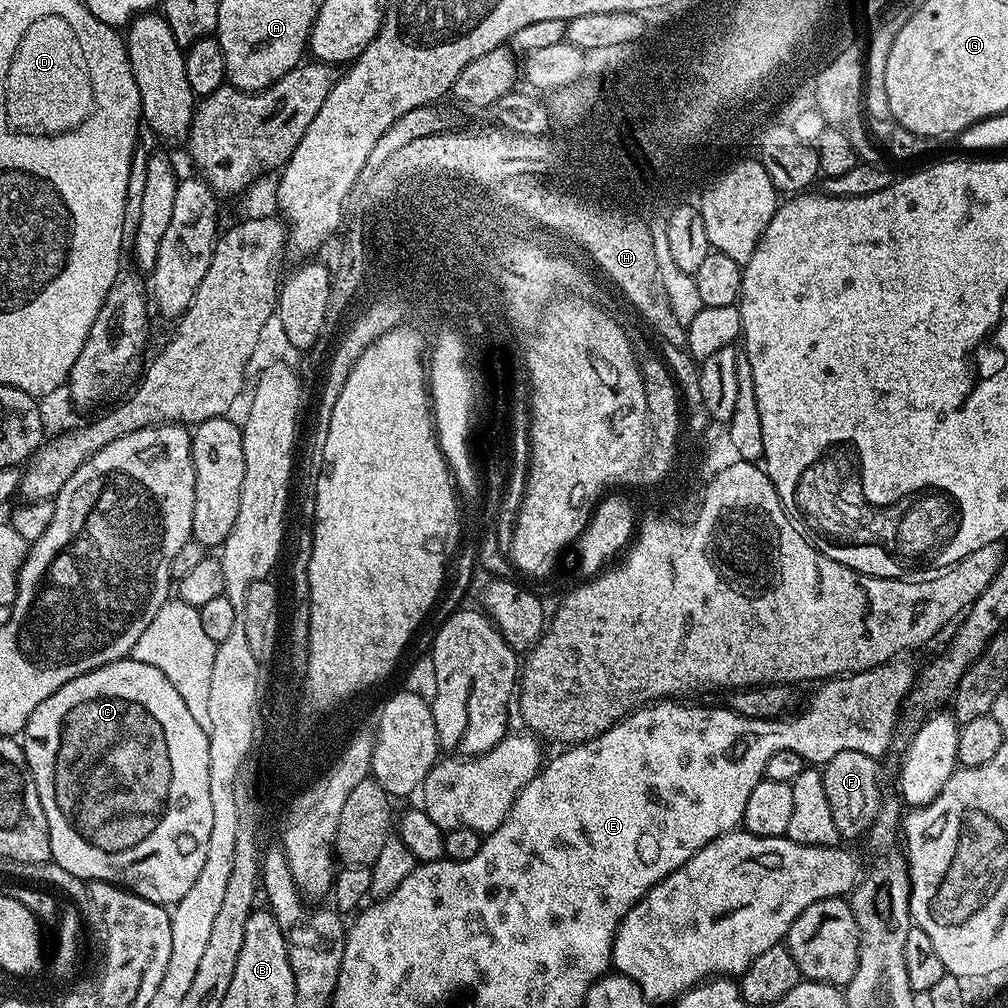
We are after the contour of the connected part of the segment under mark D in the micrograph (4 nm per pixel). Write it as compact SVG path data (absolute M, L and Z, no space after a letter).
M42 15L26 30L6 82L9 125L21 134L58 136L77 128L94 107L94 85L86 58L70 22L61 16Z

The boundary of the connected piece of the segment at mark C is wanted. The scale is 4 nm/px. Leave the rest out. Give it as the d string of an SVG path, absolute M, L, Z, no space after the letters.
M125 658L115 660L112 664L103 664L66 682L66 686L54 690L54 694L50 694L50 698L46 698L46 702L34 710L22 733L22 747L30 774L38 786L38 798L42 802L50 834L52 860L58 866L85 882L105 880L108 884L118 884L150 902L165 906L175 906L184 897L186 890L194 886L194 878L198 878L202 862L206 862L206 845L210 843L210 829L214 823L210 806L210 746L207 732L198 726L198 722L194 722L190 710L186 710L186 702L182 702L182 694L170 686L170 678L166 678L162 670L146 666L146 662Z

